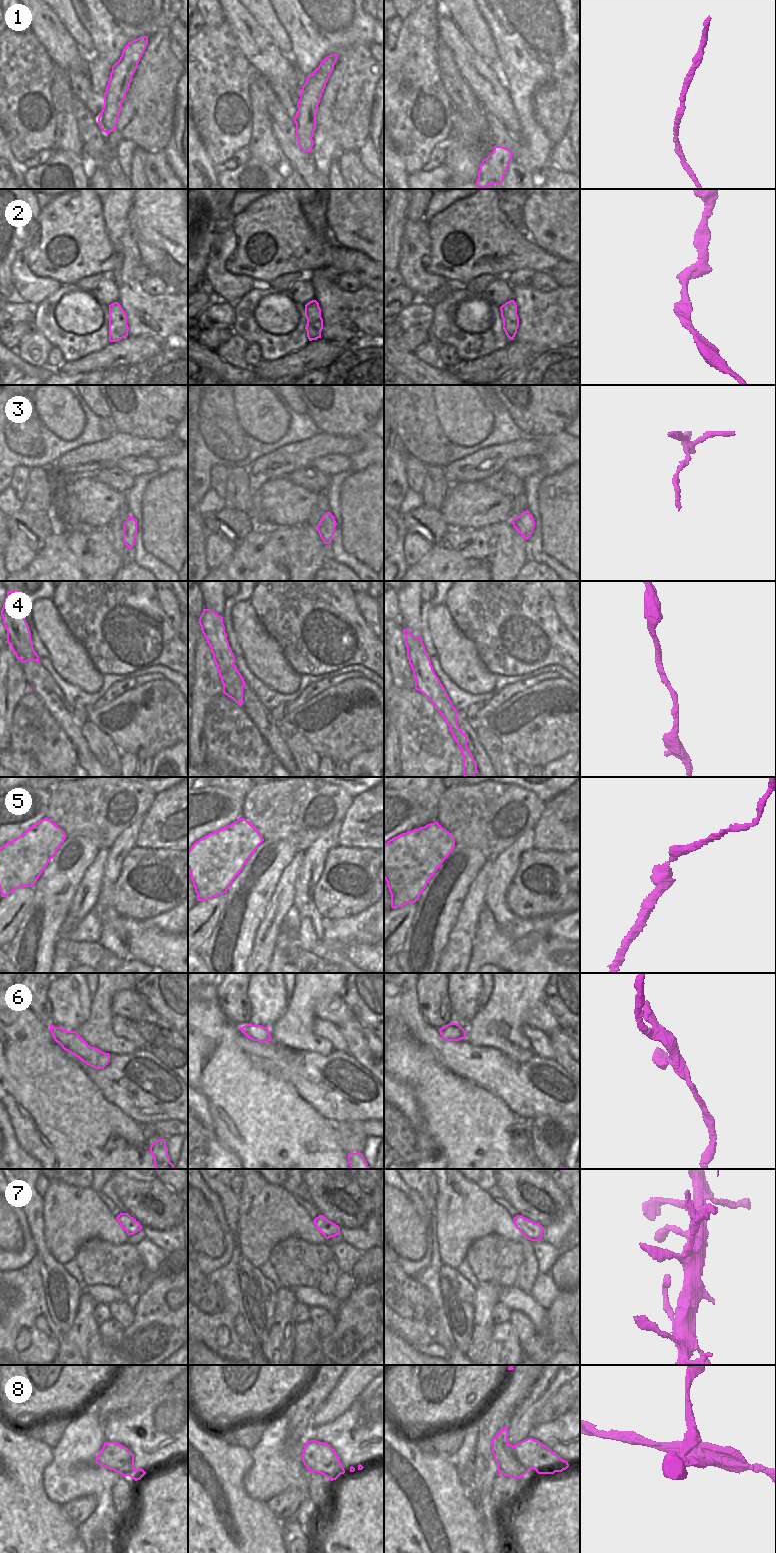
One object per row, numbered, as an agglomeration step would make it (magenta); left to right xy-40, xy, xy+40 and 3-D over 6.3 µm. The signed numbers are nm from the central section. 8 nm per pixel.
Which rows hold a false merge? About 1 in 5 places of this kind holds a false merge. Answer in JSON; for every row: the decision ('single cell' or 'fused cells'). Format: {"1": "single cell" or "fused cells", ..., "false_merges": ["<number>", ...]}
{"1": "single cell", "2": "single cell", "3": "fused cells", "4": "single cell", "5": "single cell", "6": "single cell", "7": "single cell", "8": "fused cells", "false_merges": ["3", "8"]}

